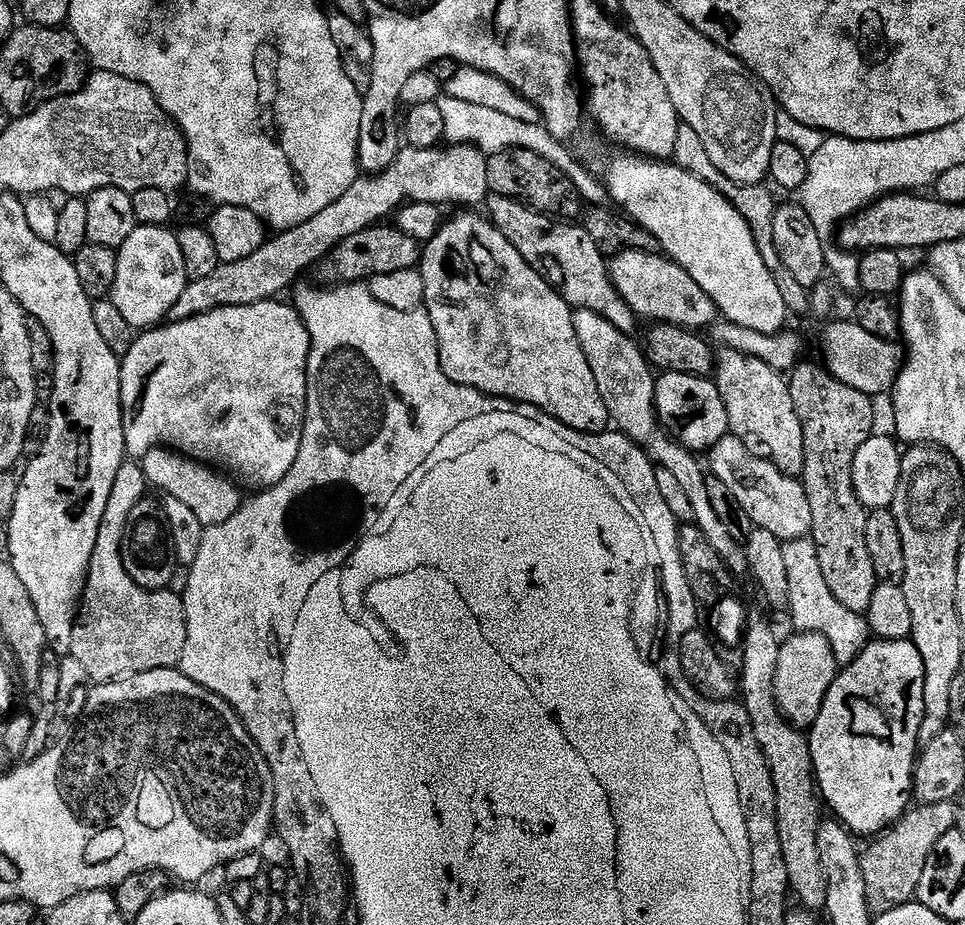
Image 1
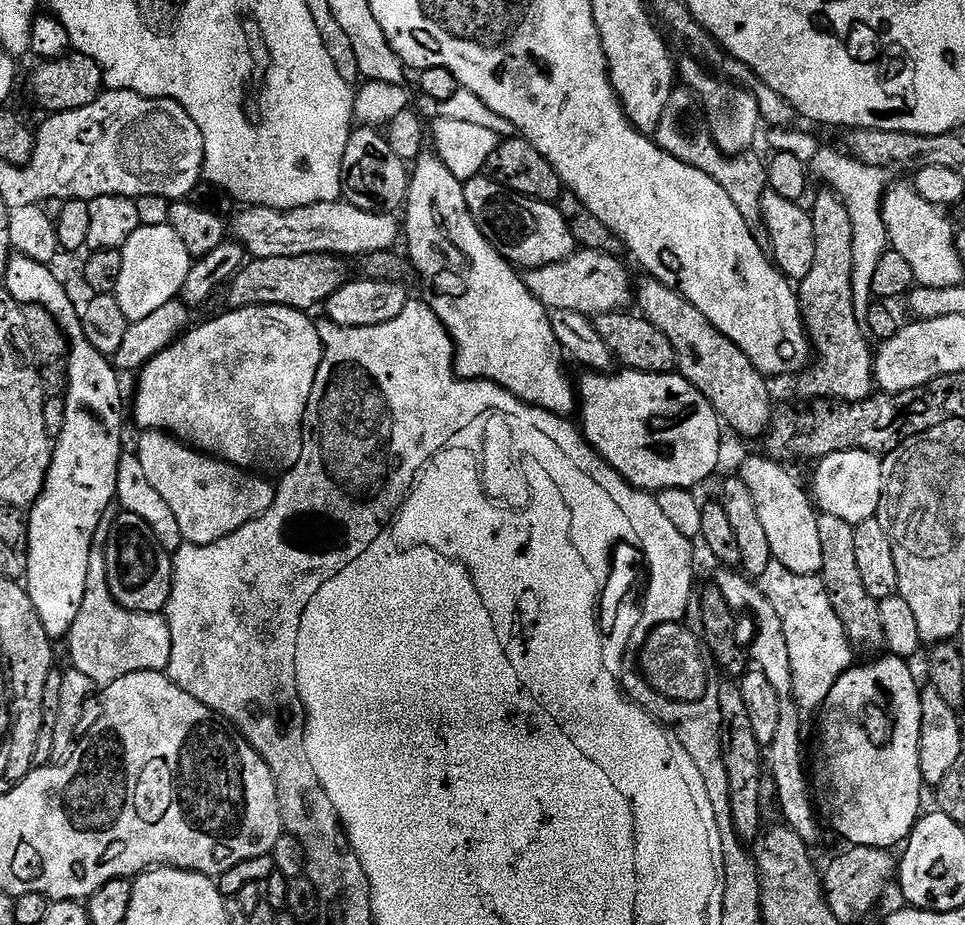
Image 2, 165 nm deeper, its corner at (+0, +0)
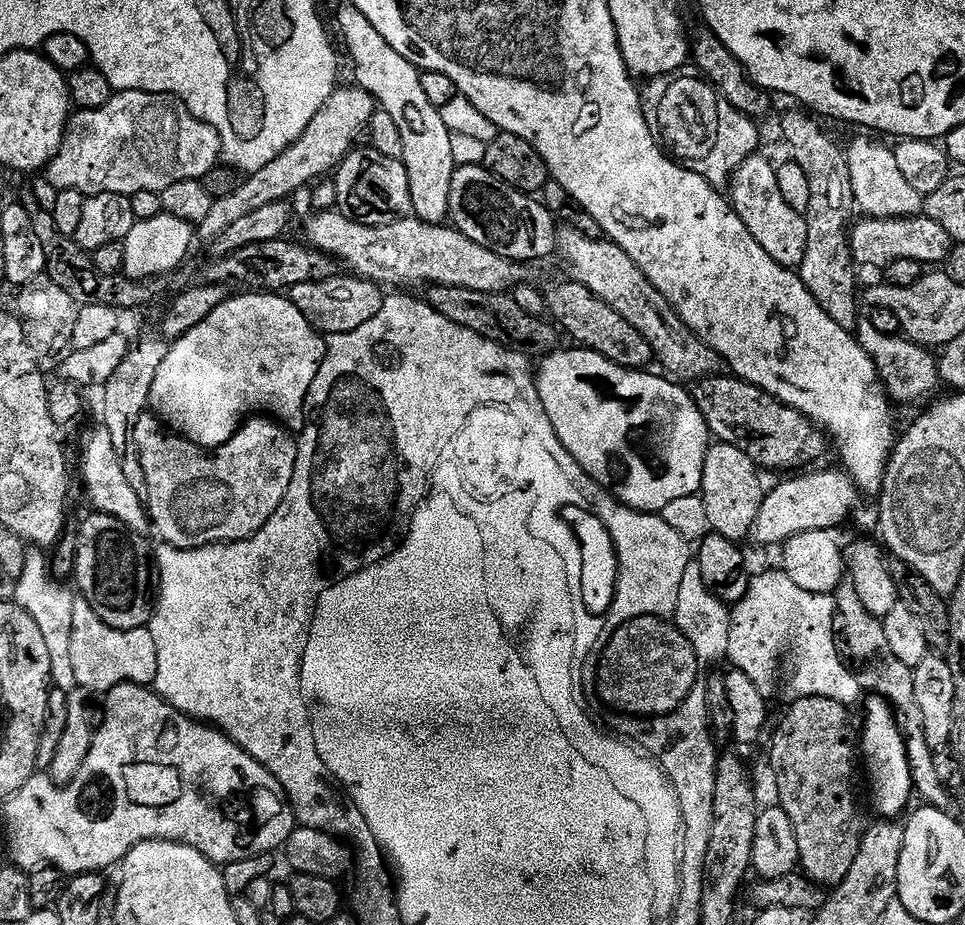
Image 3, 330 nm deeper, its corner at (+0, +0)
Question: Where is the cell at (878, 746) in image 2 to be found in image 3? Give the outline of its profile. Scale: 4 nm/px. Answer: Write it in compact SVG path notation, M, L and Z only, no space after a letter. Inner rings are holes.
M869 695L864 708L864 728L862 724L862 735L858 740L858 748L862 753L862 764L868 767L868 784L872 787L872 800L876 803L879 815L884 818L900 818L905 815L904 807L914 800L914 789L912 787L912 771L910 770L910 758L906 754L906 742L904 732L900 729L900 721L887 700L881 696Z

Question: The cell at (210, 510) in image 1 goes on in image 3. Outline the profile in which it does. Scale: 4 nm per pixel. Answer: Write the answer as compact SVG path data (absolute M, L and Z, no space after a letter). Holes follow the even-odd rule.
M145 414L138 418L138 426L134 426L134 442L138 446L138 458L142 458L142 471L146 473L146 507L148 515L152 518L152 526L155 535L166 544L173 544L175 548L205 548L208 544L232 544L235 540L248 540L282 506L282 498L286 498L286 490L290 490L290 478L294 478L294 470L298 462L298 440L289 429L283 424L271 418L249 418L240 425L240 429L220 448L199 448L194 442L190 442L184 436L178 436L175 432L169 430L162 423L159 416L155 414Z

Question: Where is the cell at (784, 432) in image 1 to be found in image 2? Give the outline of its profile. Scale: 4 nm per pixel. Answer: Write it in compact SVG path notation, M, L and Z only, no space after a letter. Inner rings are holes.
M644 278L641 284L639 281L634 292L634 300L637 305L640 303L639 311L644 319L649 320L654 326L658 326L658 330L662 330L662 334L666 334L666 338L670 338L670 346L674 346L679 375L689 380L705 396L710 402L710 406L714 406L721 421L727 427L729 424L740 436L763 437L772 426L774 407L772 408L772 392L768 389L769 381L756 369L754 362L750 362L750 358L746 358L746 354L742 354L742 350L738 350L738 346L734 346L734 342L730 342L730 338L722 335L712 325L710 318L706 318L706 314L702 314L702 310L698 310L698 306L691 304L676 289L668 288L661 280Z

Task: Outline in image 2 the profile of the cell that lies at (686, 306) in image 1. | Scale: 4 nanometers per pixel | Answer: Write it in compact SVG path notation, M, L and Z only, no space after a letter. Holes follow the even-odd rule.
M589 248L577 250L562 262L550 266L529 268L523 273L526 286L549 310L570 310L589 318L607 312L618 312L629 307L634 300L634 280L619 255L611 256Z

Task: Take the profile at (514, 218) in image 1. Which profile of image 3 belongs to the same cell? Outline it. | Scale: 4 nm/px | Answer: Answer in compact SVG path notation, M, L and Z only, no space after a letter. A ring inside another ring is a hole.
M481 165L457 167L450 182L448 215L451 223L466 234L466 238L478 242L478 246L488 246L502 254L502 258L537 262L557 251L558 221L548 207L539 199L514 190Z

